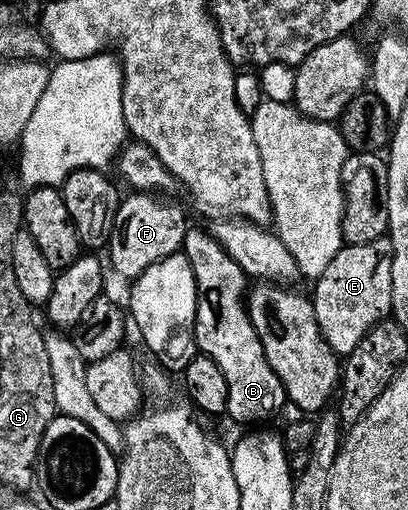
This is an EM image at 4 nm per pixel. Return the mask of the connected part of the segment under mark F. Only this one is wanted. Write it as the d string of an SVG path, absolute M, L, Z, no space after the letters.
M131 192L120 201L115 217L115 232L105 247L105 254L111 257L111 266L126 280L134 280L149 268L170 254L180 253L183 238L187 235L189 223L179 206L166 202L166 197L151 192Z

